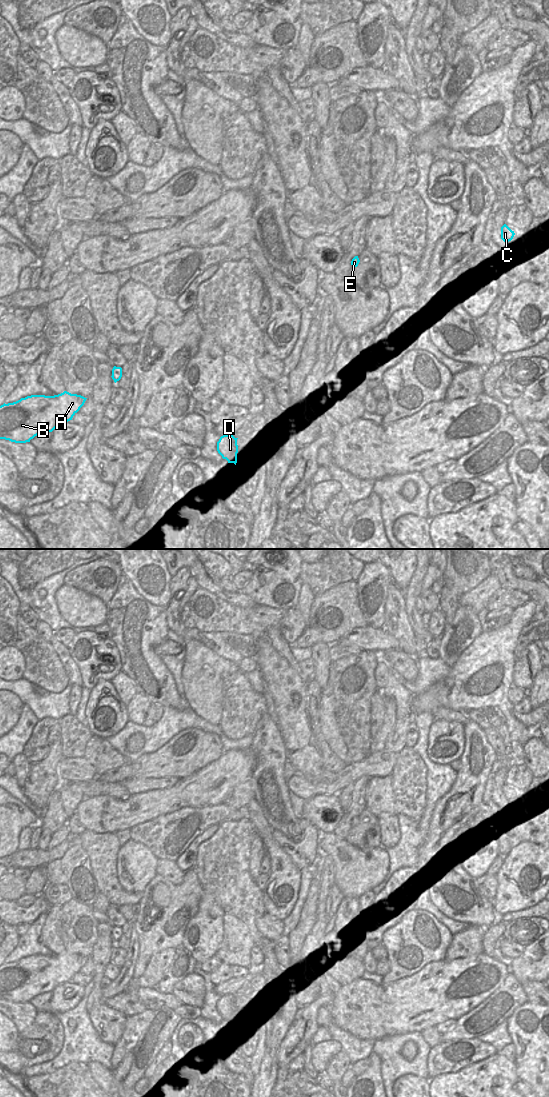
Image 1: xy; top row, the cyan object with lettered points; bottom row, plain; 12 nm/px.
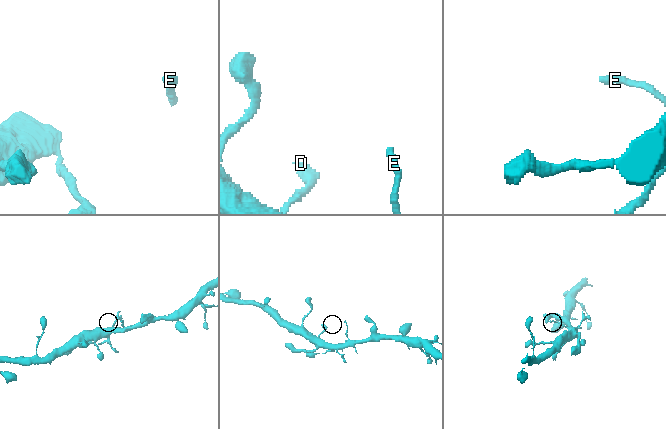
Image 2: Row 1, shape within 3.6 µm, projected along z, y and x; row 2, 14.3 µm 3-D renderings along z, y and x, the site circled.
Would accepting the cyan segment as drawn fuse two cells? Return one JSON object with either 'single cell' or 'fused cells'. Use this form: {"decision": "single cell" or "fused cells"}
{"decision": "single cell"}

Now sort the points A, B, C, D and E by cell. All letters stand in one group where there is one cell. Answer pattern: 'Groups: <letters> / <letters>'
Groups: A B C D E

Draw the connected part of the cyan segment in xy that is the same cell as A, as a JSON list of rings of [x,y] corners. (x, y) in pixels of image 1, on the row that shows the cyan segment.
[[[64,391],[54,396],[31,395],[0,406],[0,439],[15,443],[30,442],[35,436],[52,432],[57,426],[72,420],[87,398]]]

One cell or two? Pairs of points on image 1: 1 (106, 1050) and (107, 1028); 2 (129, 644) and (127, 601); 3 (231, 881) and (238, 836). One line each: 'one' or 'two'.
1: two
2: one
3: one

